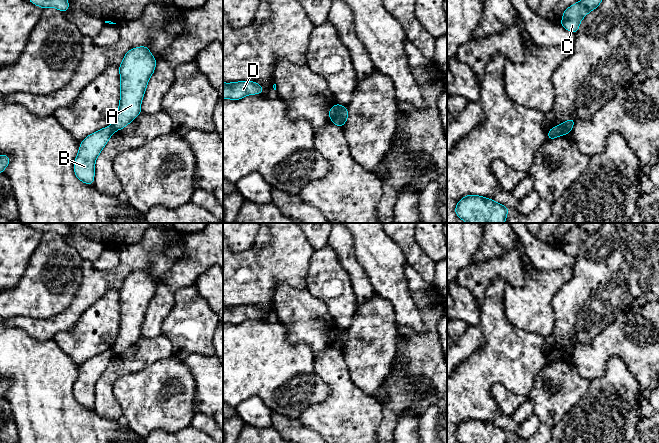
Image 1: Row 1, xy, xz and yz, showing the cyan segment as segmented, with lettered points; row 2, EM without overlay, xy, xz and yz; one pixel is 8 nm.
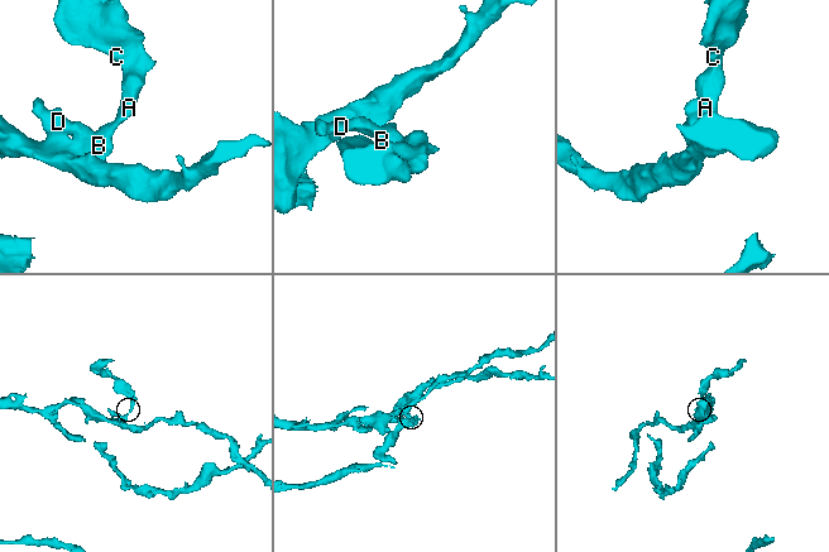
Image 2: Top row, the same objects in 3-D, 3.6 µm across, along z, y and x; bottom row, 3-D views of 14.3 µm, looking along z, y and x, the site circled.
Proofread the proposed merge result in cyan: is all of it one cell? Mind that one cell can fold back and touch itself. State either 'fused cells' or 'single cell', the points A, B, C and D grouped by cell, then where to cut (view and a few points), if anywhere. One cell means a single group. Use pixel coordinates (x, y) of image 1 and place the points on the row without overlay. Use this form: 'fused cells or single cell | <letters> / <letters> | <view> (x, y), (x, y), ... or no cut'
fused cells | A C / B D | xz (341, 330), (332, 345)

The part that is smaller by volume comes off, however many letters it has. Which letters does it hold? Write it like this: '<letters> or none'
A, C

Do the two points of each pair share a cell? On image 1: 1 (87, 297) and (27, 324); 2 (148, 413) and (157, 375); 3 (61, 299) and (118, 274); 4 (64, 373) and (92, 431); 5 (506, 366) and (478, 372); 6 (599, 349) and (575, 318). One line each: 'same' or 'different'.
1: same
2: same
3: different
4: same
5: same
6: different

